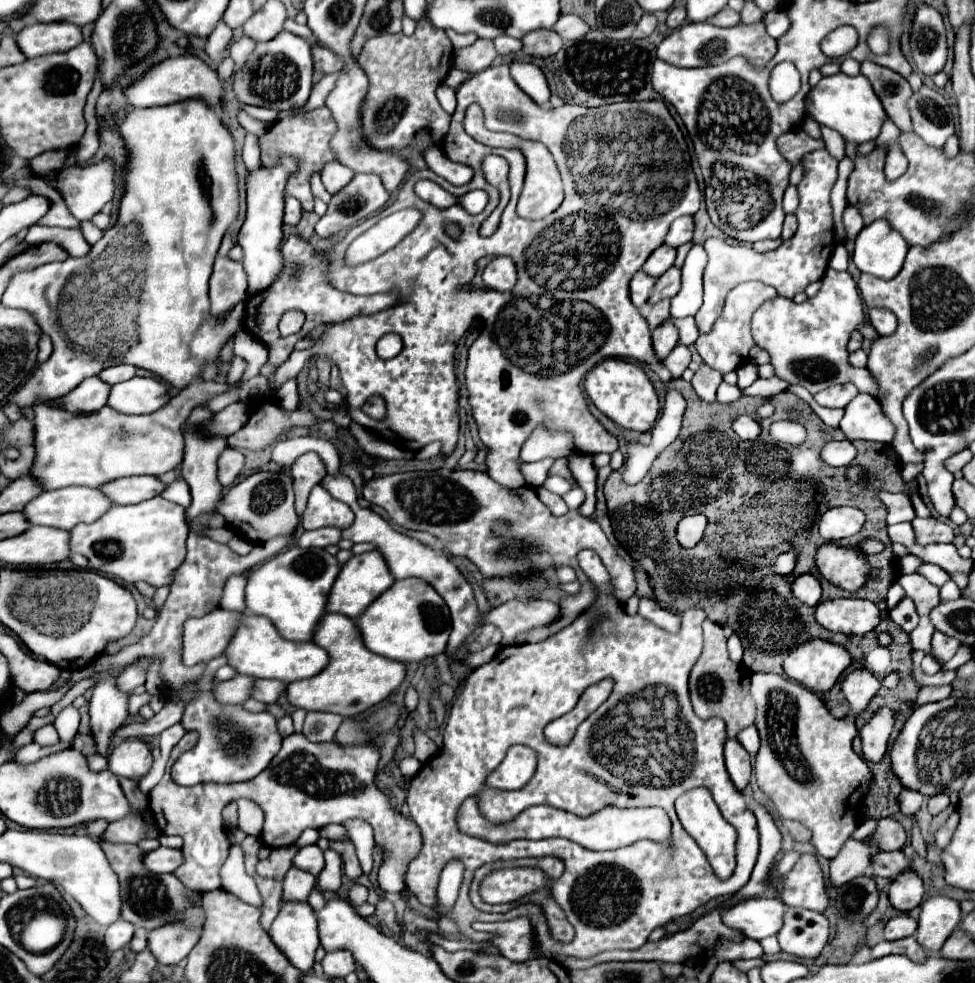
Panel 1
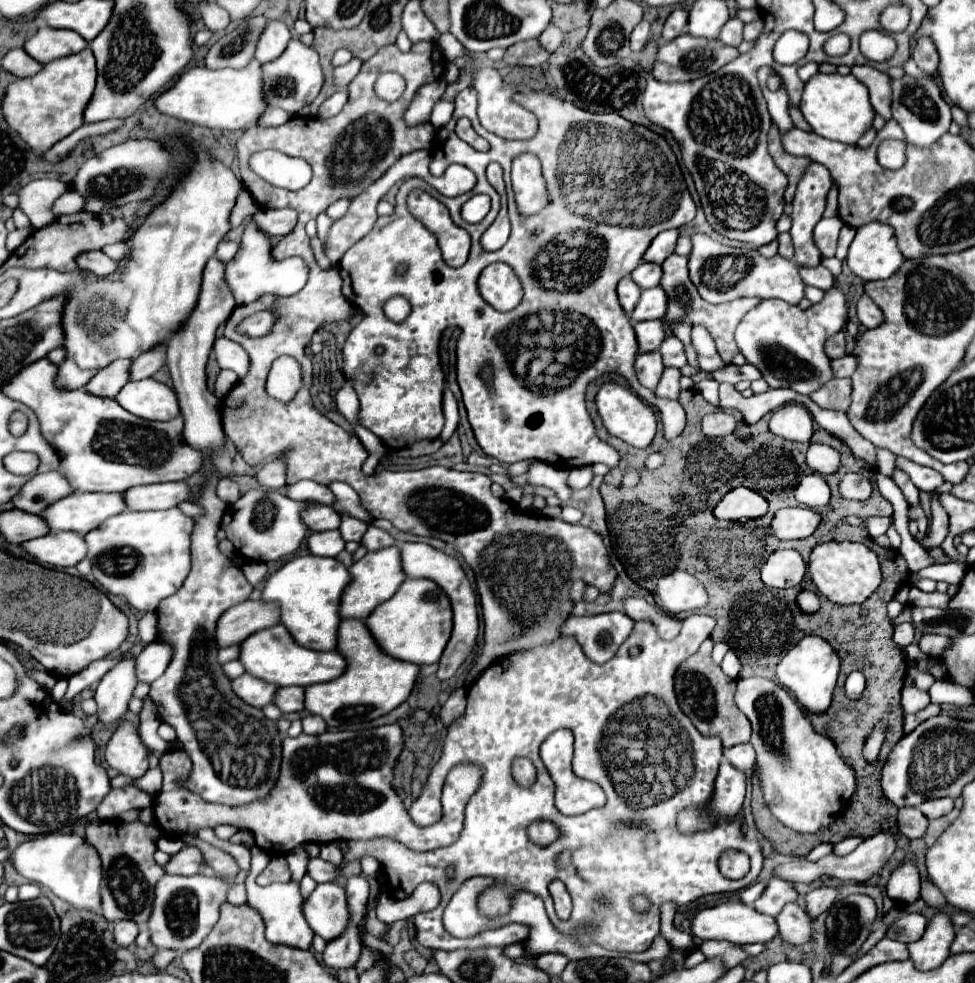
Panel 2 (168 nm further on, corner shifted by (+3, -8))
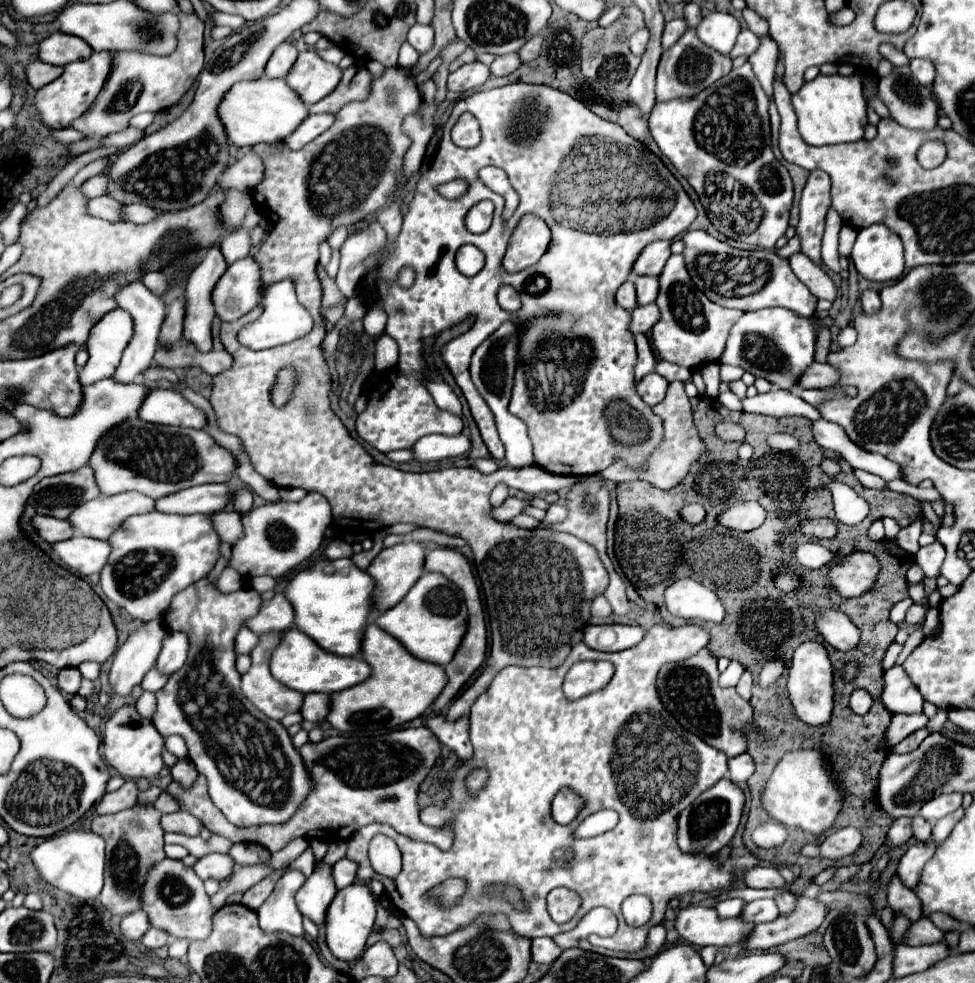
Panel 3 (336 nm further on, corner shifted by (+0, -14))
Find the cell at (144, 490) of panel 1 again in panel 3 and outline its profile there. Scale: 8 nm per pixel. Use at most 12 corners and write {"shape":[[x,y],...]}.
{"shape":[[202,484],[156,500],[164,514],[212,514],[226,484]]}

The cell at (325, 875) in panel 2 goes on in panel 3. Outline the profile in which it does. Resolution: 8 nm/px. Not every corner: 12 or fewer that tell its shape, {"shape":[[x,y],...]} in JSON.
{"shape":[[342,858],[332,866],[336,888],[356,880],[356,864]]}

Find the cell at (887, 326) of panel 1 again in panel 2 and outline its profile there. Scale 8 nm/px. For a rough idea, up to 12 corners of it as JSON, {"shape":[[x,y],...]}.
{"shape":[[867,294],[857,302],[857,316],[865,328],[877,328],[883,314]]}

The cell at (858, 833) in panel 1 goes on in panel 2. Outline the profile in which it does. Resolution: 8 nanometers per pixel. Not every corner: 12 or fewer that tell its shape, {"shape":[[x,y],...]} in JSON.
{"shape":[[822,843],[815,847],[806,859],[816,862],[830,854],[832,844]]}

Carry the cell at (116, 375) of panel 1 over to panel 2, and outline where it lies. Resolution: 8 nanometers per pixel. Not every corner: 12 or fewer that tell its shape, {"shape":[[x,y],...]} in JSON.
{"shape":[[157,344],[131,366],[131,380],[151,378],[165,364],[167,344]]}

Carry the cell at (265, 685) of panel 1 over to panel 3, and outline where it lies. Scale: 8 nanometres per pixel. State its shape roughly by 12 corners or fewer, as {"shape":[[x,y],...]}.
{"shape":[[304,694],[300,714],[322,722],[330,710],[330,696]]}

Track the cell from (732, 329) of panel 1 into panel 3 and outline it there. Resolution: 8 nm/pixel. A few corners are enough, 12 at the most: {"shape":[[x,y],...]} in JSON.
{"shape":[[684,256],[660,274],[662,360],[698,368],[720,362],[744,314],[710,302]]}

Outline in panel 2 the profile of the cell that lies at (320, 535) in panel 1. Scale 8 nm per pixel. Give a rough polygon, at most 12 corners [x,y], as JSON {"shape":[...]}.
{"shape":[[339,530],[311,532],[311,554],[337,556],[345,548]]}

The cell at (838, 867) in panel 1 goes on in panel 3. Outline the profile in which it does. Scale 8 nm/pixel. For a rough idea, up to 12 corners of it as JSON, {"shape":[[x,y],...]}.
{"shape":[[800,896],[798,908],[756,924],[744,948],[768,950],[814,932],[826,904]]}

